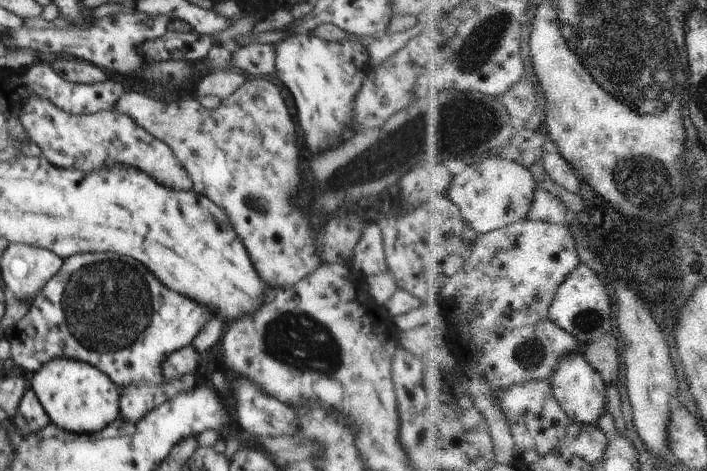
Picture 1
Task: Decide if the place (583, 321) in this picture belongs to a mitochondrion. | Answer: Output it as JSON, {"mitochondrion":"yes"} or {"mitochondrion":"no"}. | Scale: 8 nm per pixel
{"mitochondrion":"yes"}

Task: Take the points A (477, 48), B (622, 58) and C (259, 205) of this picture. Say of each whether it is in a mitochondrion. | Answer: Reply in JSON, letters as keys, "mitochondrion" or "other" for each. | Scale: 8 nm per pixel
{"A":"mitochondrion","B":"mitochondrion","C":"mitochondrion"}

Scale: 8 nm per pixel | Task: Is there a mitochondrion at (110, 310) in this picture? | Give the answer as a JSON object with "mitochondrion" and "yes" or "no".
{"mitochondrion":"yes"}

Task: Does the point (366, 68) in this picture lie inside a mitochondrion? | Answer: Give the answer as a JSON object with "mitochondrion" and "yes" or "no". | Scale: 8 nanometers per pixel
{"mitochondrion":"no"}

